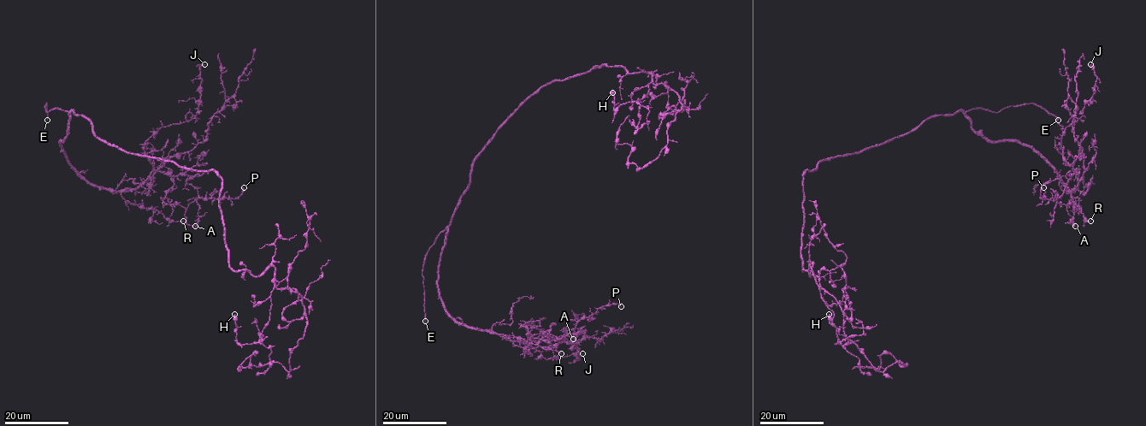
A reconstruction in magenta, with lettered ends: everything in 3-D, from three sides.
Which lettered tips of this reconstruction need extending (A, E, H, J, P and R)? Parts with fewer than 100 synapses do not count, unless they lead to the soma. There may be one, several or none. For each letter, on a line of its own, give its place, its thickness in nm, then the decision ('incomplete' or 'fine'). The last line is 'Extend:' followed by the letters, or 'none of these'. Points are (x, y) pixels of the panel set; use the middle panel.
A: at (573, 339); 130 nm thick; fine
E: at (425, 321); 240 nm thick; incomplete
H: at (612, 92); 480 nm thick; fine
J: at (582, 353); 130 nm thick; fine
P: at (621, 306); 150 nm thick; fine
R: at (561, 353); 220 nm thick; fine
Extend: E

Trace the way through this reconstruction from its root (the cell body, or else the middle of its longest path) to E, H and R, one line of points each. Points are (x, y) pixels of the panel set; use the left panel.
E: (133, 153), (98, 138), (93, 126), (73, 110), (54, 108), (47, 112), (46, 103), (47, 120)
H: (133, 153), (221, 179), (229, 265), (255, 275), (274, 268), (257, 342), (237, 342), (234, 314)
R: (133, 153), (98, 138), (83, 115), (70, 113), (60, 144), (80, 174), (132, 204), (183, 221)

